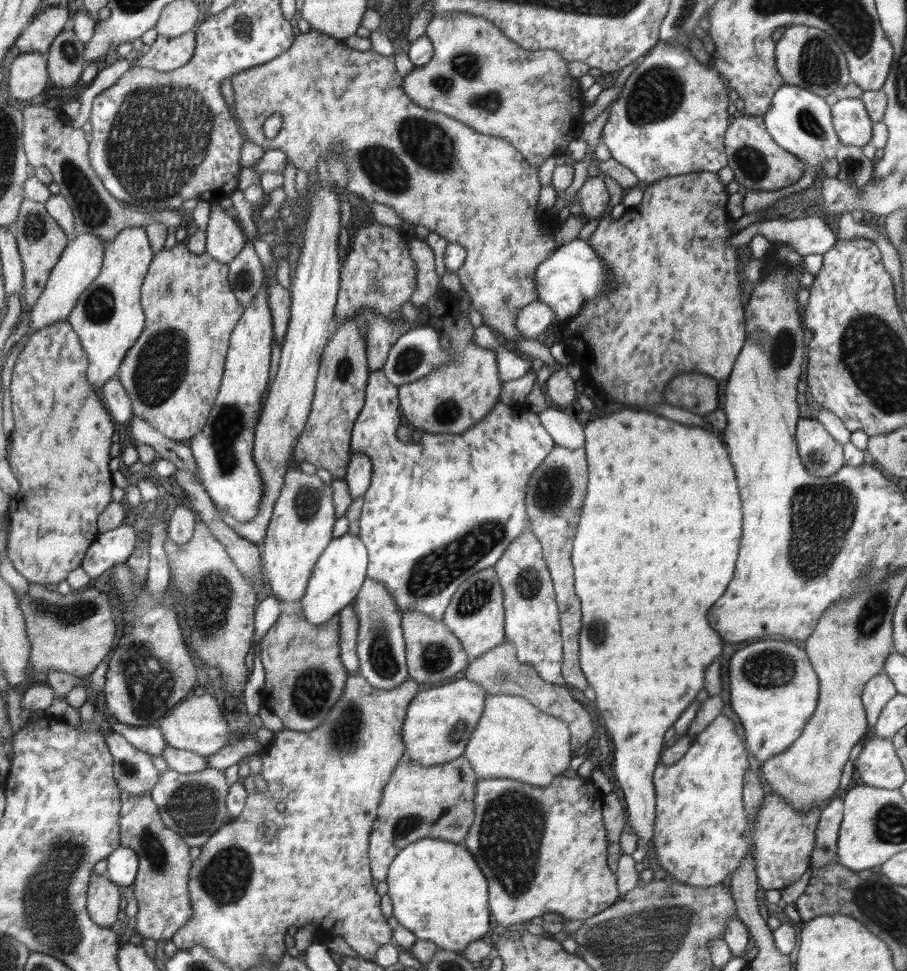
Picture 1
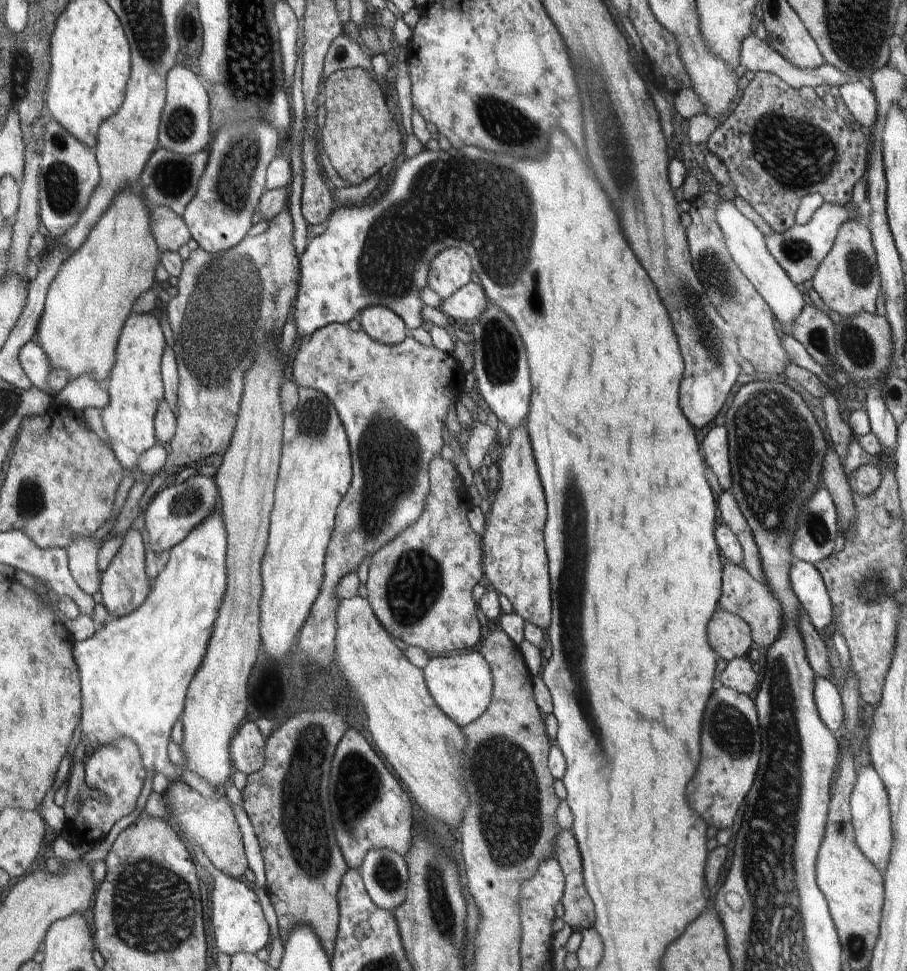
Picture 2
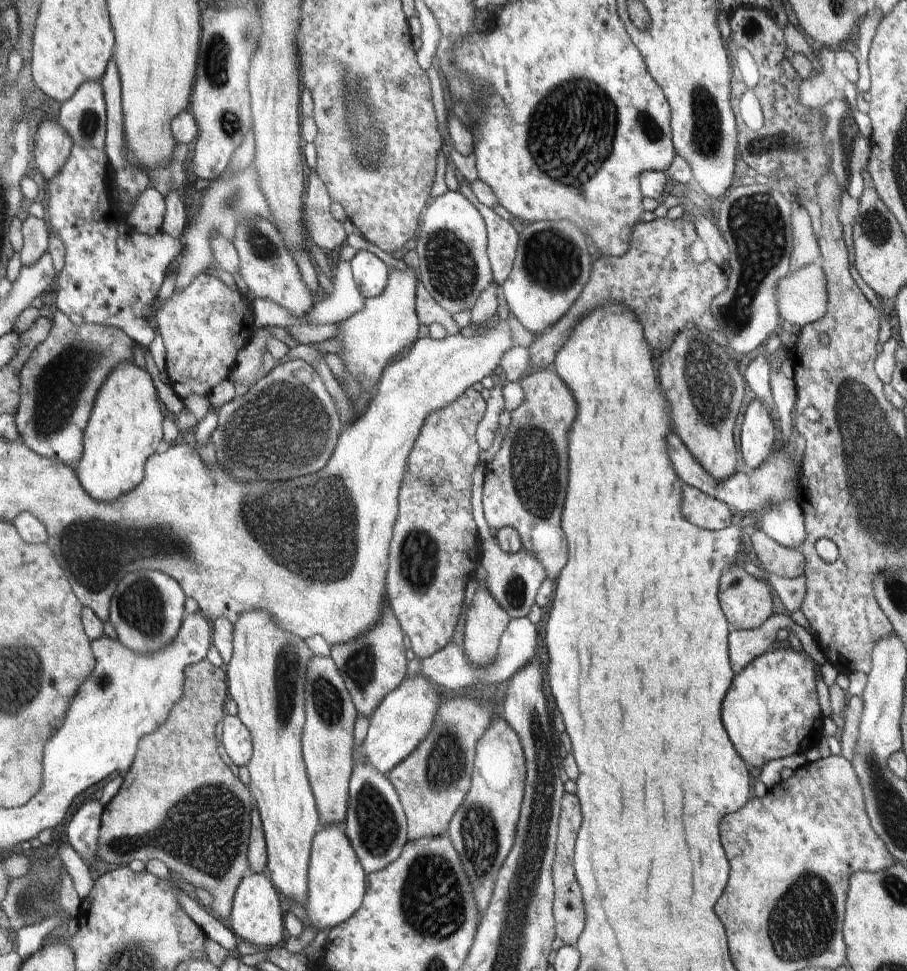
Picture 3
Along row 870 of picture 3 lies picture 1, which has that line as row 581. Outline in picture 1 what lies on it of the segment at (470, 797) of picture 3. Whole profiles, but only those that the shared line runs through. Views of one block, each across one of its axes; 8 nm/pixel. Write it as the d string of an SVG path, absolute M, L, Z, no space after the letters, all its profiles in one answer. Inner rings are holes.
M493 567L478 571L458 587L441 621L456 635L471 659L505 641L503 592Z

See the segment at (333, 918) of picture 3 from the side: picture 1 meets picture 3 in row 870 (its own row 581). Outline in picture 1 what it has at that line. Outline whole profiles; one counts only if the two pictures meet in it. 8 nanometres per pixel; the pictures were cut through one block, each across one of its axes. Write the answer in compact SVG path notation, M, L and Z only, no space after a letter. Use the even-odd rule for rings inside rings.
M345 533L338 538L333 538L316 561L306 592L299 600L305 619L310 624L321 625L354 602L366 579L368 565L368 551L358 535Z

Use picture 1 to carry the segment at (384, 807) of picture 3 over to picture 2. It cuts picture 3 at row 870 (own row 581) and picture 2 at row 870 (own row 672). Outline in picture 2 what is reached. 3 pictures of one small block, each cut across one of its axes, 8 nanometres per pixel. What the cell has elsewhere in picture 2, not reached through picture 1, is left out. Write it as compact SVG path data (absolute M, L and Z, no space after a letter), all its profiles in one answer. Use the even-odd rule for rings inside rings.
M388 849L367 852L359 868L372 902L393 913L403 903L409 872L404 858Z

